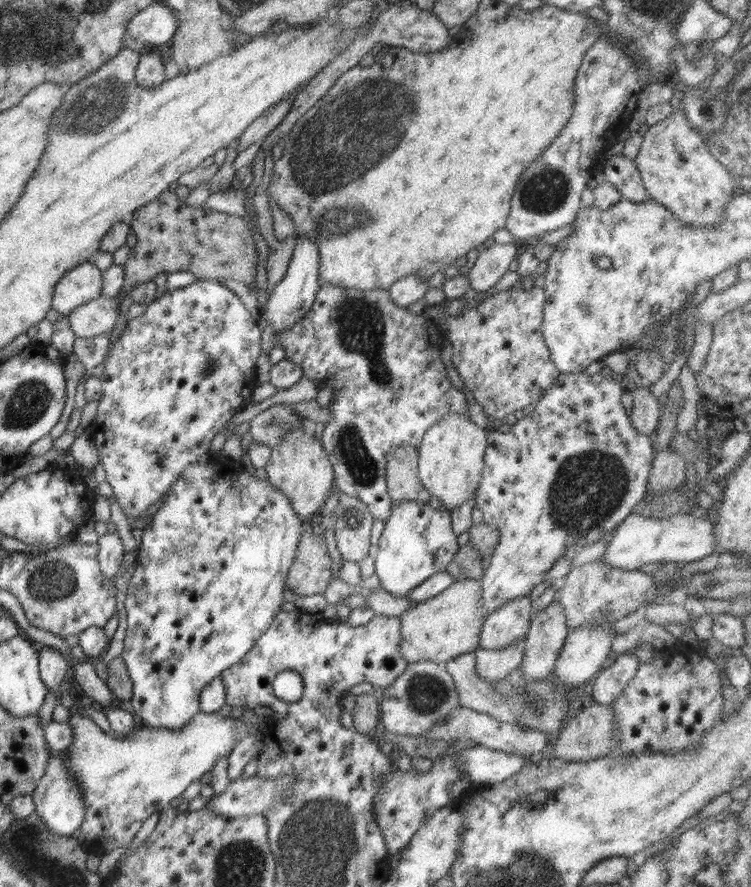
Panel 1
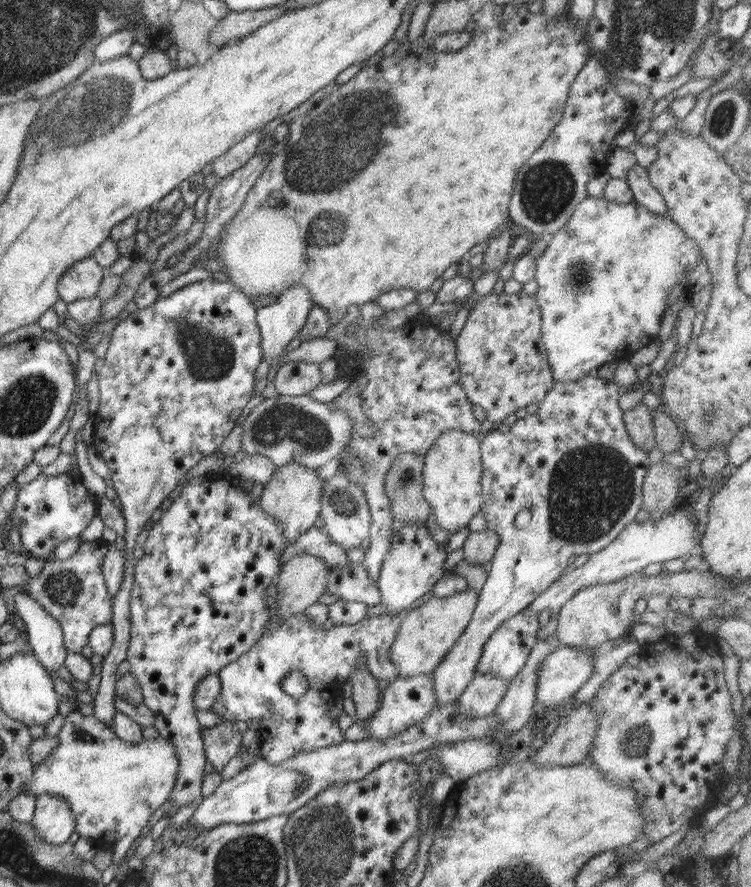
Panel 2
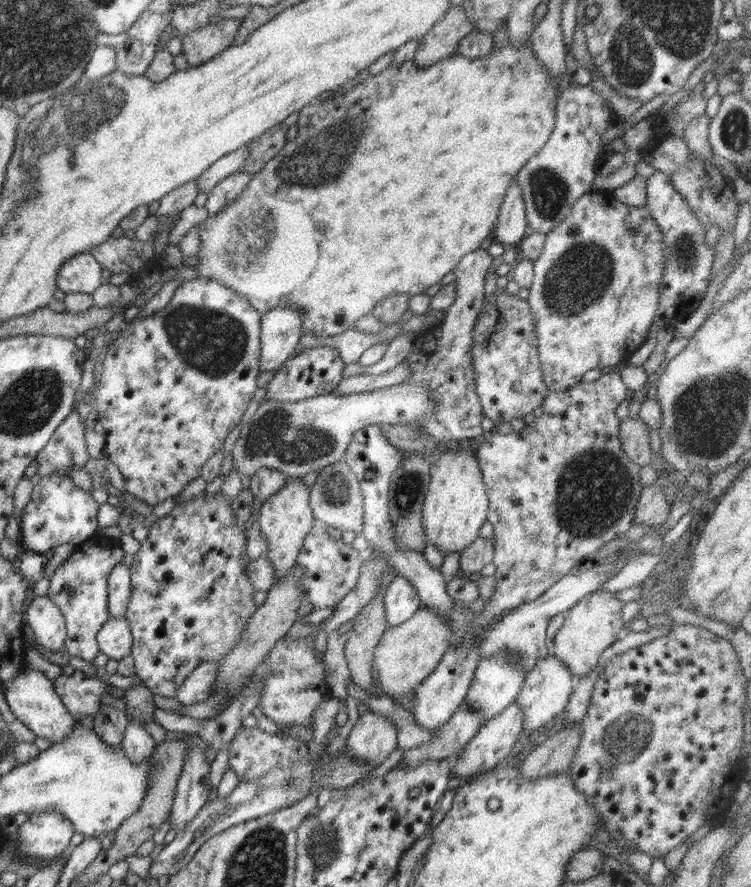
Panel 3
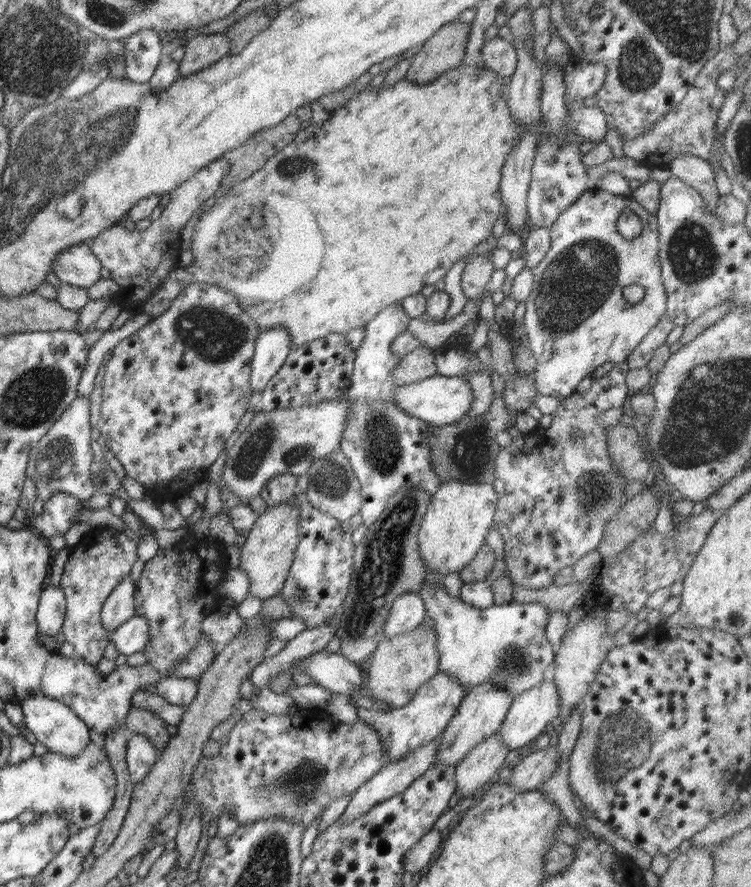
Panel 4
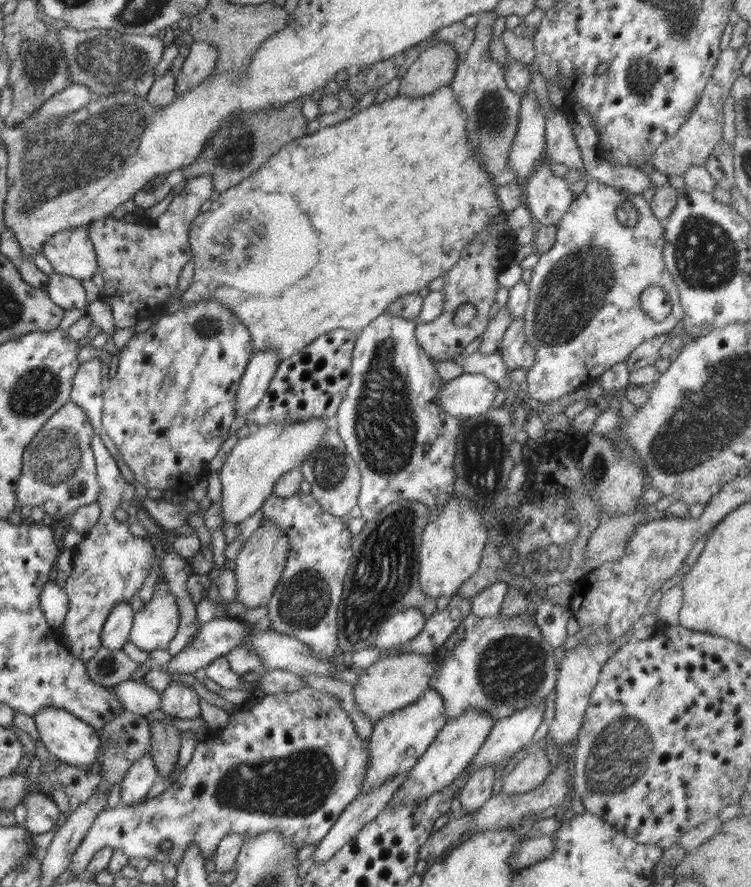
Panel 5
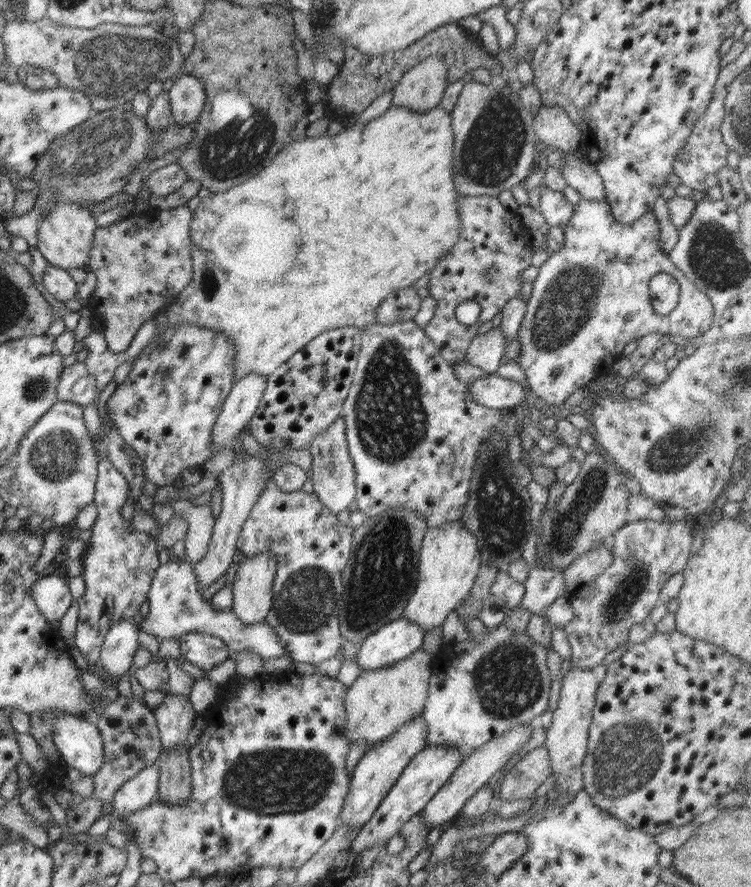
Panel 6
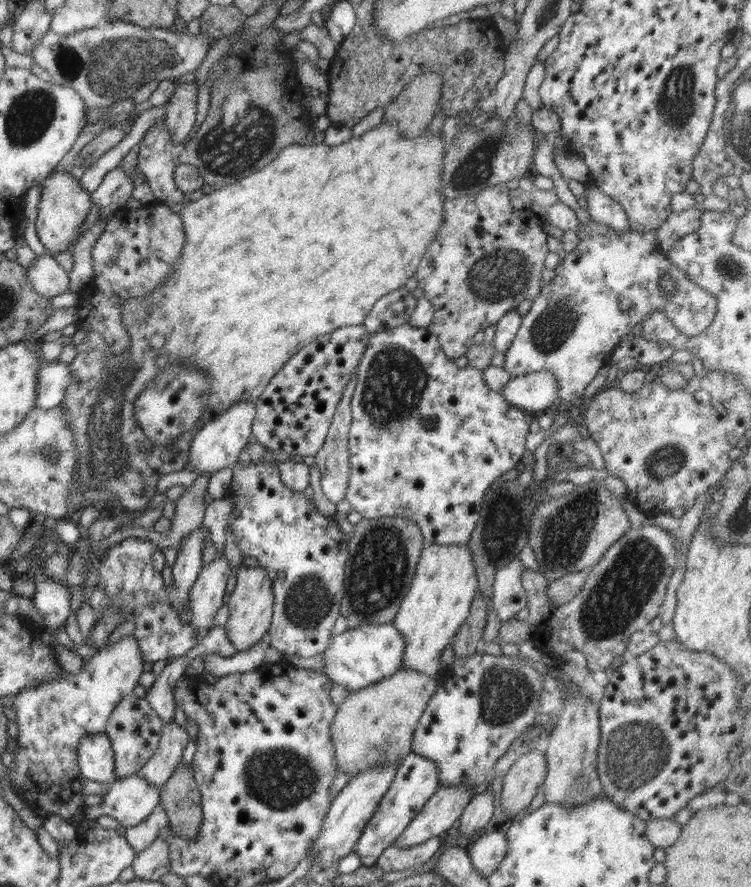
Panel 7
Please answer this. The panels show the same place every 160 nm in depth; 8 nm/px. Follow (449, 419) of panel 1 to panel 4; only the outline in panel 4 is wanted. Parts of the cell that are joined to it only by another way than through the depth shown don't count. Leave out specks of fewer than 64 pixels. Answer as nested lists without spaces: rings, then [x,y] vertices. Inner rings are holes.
[[[458,479],[443,481],[438,492],[430,497],[428,510],[424,515],[417,534],[419,549],[426,570],[434,570],[442,576],[455,572],[470,564],[476,553],[486,543],[488,530],[493,526],[498,495],[491,483],[465,483]]]

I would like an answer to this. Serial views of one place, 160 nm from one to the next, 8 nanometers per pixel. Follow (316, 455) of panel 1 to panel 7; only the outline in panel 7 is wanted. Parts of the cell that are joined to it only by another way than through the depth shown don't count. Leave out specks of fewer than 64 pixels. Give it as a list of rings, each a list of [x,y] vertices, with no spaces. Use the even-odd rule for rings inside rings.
[[[242,564],[236,569],[237,582],[228,602],[229,619],[225,626],[227,637],[238,651],[254,646],[266,636],[273,615],[273,586],[267,570],[260,565],[248,567]]]

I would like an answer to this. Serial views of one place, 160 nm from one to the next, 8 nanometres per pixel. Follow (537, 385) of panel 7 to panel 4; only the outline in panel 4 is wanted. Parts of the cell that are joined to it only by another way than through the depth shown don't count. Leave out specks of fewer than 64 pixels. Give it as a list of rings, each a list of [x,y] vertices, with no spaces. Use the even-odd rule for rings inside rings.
[[[432,375],[424,380],[400,385],[393,390],[393,400],[401,410],[414,418],[426,420],[426,424],[436,427],[452,425],[467,416],[473,394],[470,385],[461,376]]]

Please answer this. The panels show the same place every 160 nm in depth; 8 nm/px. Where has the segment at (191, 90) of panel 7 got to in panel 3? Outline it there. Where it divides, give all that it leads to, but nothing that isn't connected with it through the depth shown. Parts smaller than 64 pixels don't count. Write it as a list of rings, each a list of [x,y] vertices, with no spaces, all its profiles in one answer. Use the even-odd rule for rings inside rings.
[[[222,20],[217,24],[198,26],[182,36],[182,50],[188,58],[189,66],[195,67],[220,54],[233,44],[239,20]]]

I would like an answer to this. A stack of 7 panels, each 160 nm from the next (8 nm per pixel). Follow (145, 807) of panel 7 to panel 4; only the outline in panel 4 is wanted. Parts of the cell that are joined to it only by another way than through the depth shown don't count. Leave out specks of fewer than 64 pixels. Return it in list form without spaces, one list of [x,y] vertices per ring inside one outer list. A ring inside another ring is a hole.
[[[129,734],[127,740],[127,768],[134,785],[148,776],[150,768],[156,764],[157,748],[142,735]]]

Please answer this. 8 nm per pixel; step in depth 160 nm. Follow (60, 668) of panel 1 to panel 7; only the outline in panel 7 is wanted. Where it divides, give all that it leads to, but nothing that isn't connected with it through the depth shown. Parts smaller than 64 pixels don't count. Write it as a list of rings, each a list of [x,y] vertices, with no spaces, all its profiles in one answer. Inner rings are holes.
[[[43,573],[33,574],[36,585],[32,599],[36,610],[42,614],[44,624],[48,628],[64,626],[70,616],[70,599],[72,592],[58,581],[52,581]]]

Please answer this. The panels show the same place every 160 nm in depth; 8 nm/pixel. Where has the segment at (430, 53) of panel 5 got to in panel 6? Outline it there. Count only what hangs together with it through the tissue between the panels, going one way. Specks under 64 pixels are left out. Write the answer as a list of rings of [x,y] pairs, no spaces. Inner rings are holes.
[[[428,55],[408,69],[392,89],[391,104],[421,113],[438,107],[448,85],[447,66],[442,57]]]

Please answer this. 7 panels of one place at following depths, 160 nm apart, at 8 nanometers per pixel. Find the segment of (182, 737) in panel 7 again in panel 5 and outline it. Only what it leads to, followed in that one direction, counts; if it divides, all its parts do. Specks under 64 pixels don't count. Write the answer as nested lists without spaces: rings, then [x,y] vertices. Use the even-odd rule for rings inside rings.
[[[172,679],[160,694],[160,710],[176,721],[196,720],[201,717],[200,699],[188,685]]]

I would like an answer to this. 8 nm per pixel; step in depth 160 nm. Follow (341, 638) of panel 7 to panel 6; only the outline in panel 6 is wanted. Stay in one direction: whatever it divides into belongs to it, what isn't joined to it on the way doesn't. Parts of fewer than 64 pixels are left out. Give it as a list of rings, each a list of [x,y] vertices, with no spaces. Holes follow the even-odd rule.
[[[400,616],[398,619],[381,626],[374,634],[367,636],[364,642],[358,644],[360,650],[356,654],[356,662],[362,671],[384,668],[408,658],[414,651],[420,649],[423,638],[423,630],[417,624]]]

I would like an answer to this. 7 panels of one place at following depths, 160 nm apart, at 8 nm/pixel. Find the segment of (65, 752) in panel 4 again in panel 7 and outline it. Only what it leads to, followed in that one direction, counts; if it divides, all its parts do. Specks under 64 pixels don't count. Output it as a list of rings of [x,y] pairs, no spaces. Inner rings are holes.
[[[105,733],[80,738],[77,750],[82,777],[108,785],[116,780],[115,751]]]

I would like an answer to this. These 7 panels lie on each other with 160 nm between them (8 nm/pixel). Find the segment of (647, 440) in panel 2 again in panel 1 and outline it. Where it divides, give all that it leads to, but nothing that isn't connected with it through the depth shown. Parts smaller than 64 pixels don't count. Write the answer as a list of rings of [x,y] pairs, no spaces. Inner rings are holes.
[[[645,383],[639,385],[631,392],[633,396],[632,410],[629,419],[640,434],[655,438],[660,417],[659,399],[652,395],[649,386]]]

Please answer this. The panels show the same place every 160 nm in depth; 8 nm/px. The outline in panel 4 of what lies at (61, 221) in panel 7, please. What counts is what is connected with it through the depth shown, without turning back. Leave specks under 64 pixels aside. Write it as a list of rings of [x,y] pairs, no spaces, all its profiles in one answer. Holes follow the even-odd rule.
[[[89,243],[70,246],[54,259],[51,273],[58,277],[61,284],[87,290],[101,280],[102,266],[90,247]]]

